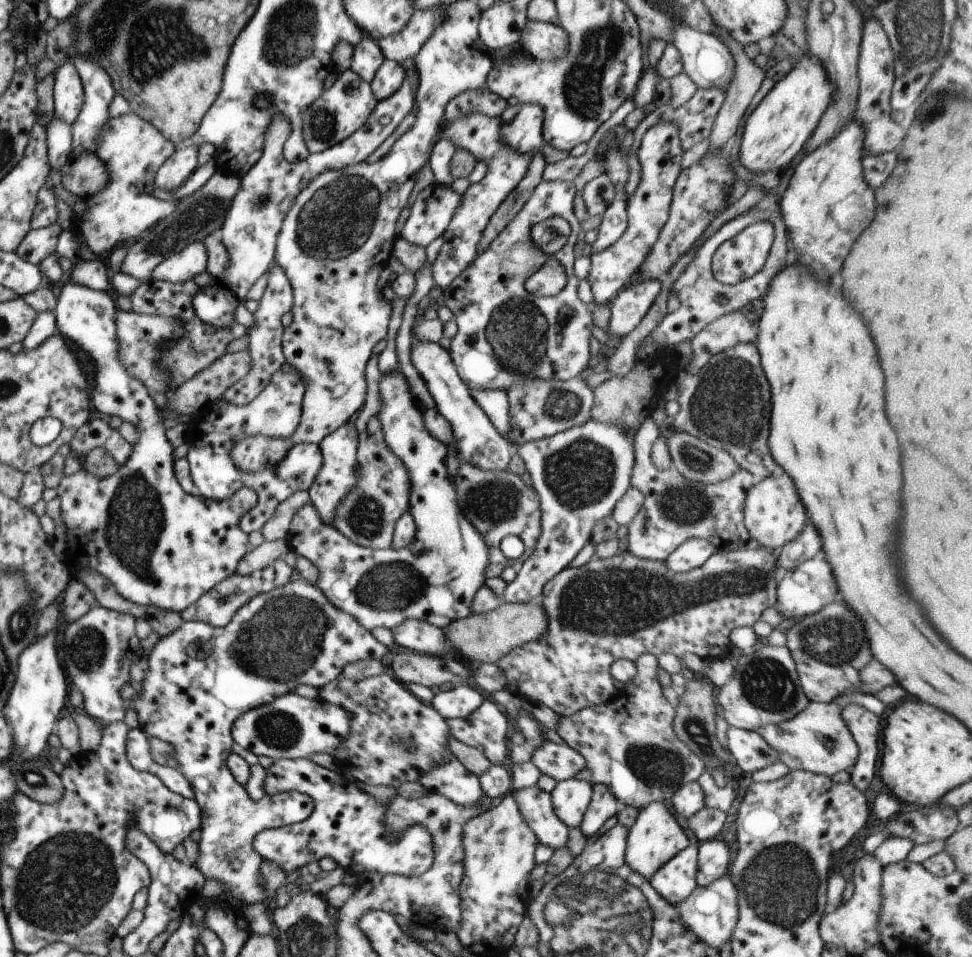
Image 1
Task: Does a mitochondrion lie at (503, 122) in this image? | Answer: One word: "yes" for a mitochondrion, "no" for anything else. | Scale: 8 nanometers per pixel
no

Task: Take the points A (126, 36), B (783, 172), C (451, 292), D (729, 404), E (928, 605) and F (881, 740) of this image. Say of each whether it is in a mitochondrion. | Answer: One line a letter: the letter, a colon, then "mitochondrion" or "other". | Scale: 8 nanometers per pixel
A: mitochondrion
B: other
C: other
D: mitochondrion
E: other
F: other

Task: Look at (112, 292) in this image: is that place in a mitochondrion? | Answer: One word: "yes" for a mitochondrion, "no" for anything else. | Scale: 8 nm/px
no

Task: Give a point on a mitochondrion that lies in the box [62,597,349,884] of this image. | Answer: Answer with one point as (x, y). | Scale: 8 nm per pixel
(280, 730)

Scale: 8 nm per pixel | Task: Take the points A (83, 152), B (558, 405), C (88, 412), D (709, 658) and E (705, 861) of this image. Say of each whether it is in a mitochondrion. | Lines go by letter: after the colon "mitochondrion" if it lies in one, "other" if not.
A: other
B: mitochondrion
C: other
D: other
E: other

